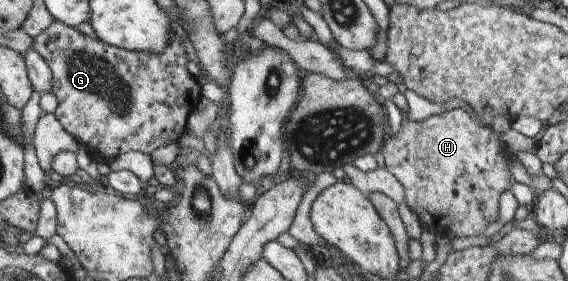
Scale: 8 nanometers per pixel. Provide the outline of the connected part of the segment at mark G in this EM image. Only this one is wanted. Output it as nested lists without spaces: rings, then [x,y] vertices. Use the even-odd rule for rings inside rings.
[[[53,21],[32,38],[32,49],[41,56],[51,73],[51,93],[57,100],[54,116],[59,124],[96,160],[110,158],[131,150],[151,154],[155,148],[177,141],[186,128],[188,114],[200,99],[200,84],[185,68],[191,54],[182,34],[169,32],[169,42],[161,54],[126,51],[100,40],[83,36],[63,22]]]

